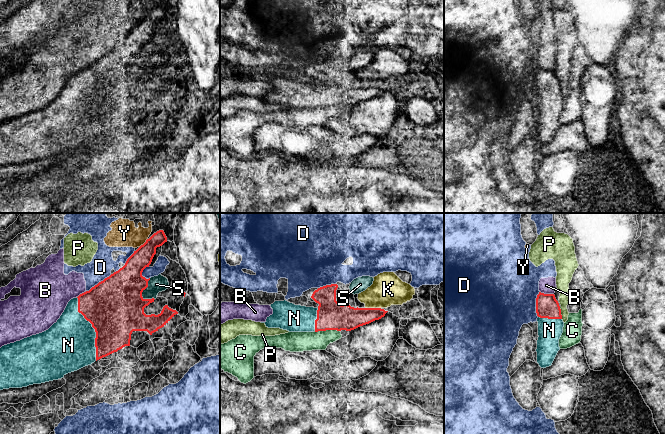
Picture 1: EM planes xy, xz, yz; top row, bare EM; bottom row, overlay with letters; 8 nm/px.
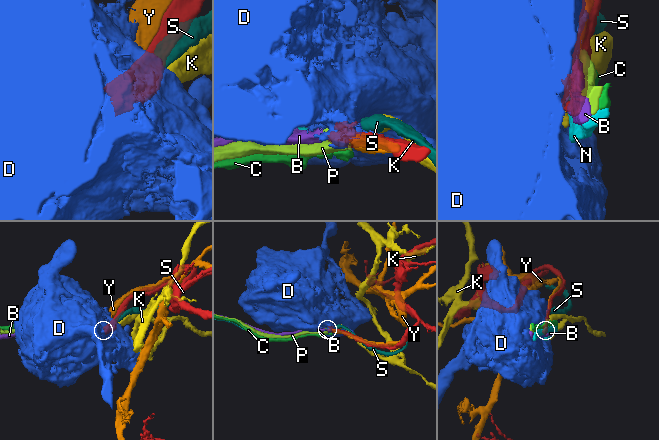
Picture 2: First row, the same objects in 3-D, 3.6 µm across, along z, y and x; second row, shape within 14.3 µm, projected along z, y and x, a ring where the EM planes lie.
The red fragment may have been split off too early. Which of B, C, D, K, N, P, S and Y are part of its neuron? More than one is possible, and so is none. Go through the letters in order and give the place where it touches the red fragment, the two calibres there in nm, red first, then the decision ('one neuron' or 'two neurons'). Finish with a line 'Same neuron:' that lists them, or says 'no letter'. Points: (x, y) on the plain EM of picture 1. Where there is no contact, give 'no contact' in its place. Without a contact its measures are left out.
B: yz (547, 70) | 180/130 nm | two neurons
C: xz (326, 105) | 240/160 nm | two neurons
D: xy (99, 58) | 460/180 nm | two neurons
K: xz (373, 84) | 200/260 nm | two neurons
N: xy (94, 104) | 460/420 nm | one neuron
P: yz (560, 89) | 180/110 nm | two neurons
S: xy (145, 64) | 400/140 nm | two neurons
Y: xy (144, 19) | 160/190 nm | two neurons
Same neuron: N

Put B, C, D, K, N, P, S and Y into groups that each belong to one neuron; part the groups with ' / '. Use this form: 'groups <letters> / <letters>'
groups B Y / C / D / K / N / P / S

